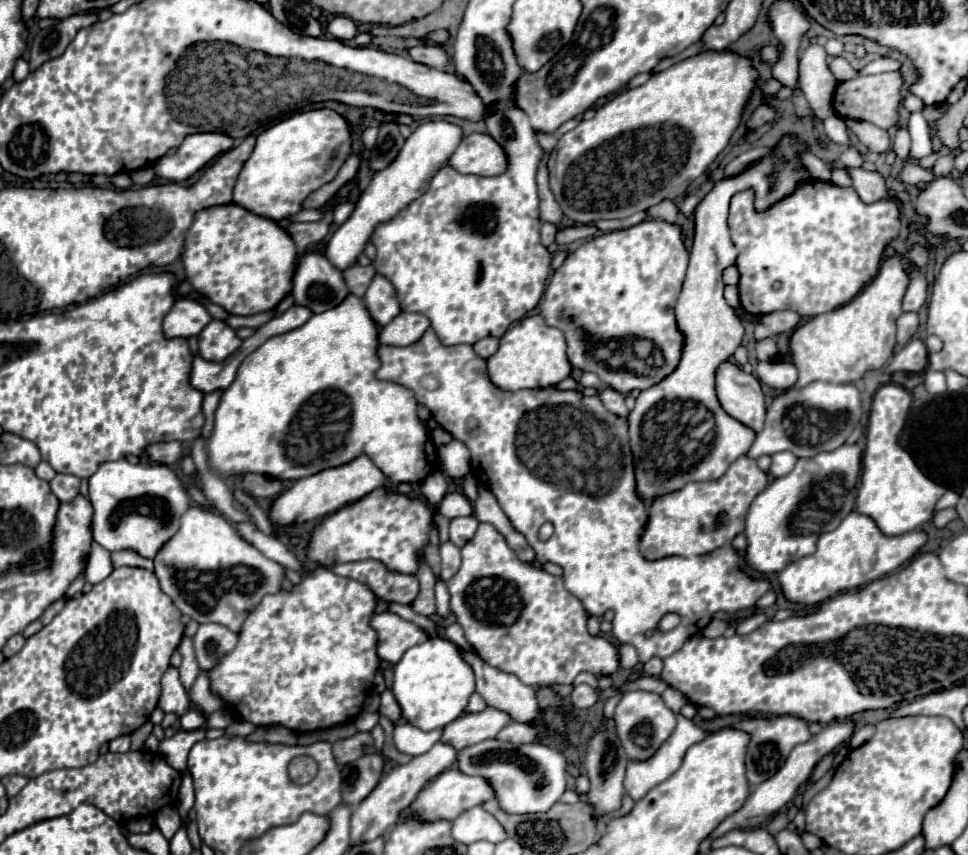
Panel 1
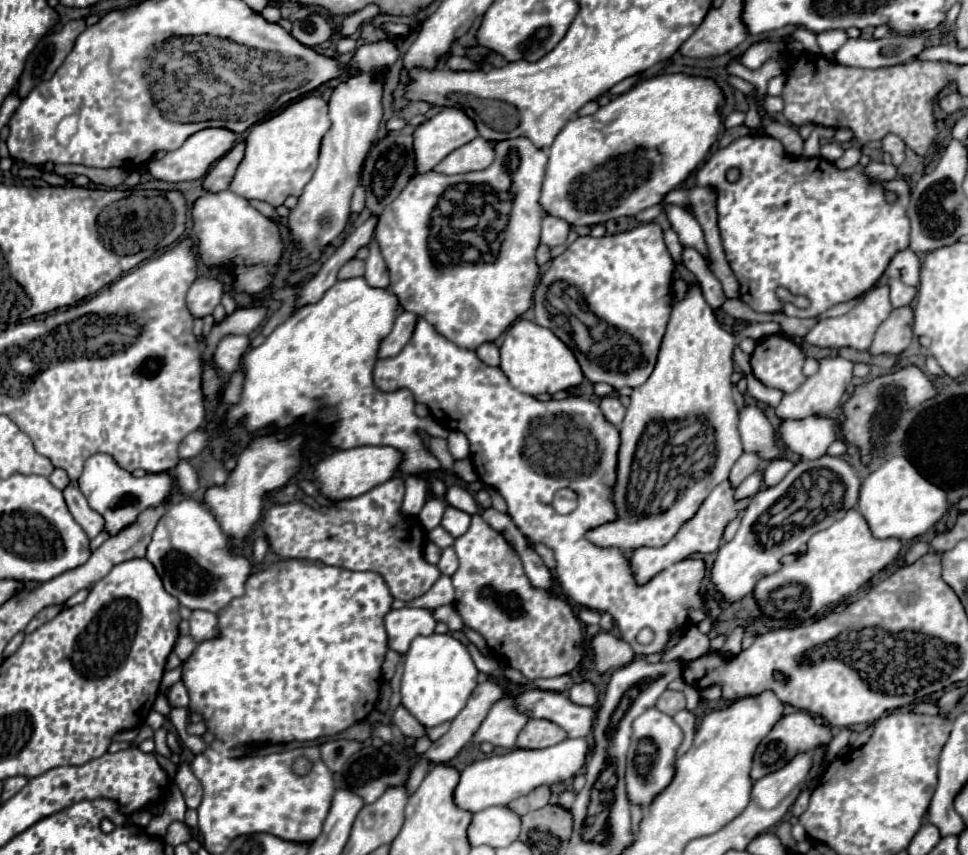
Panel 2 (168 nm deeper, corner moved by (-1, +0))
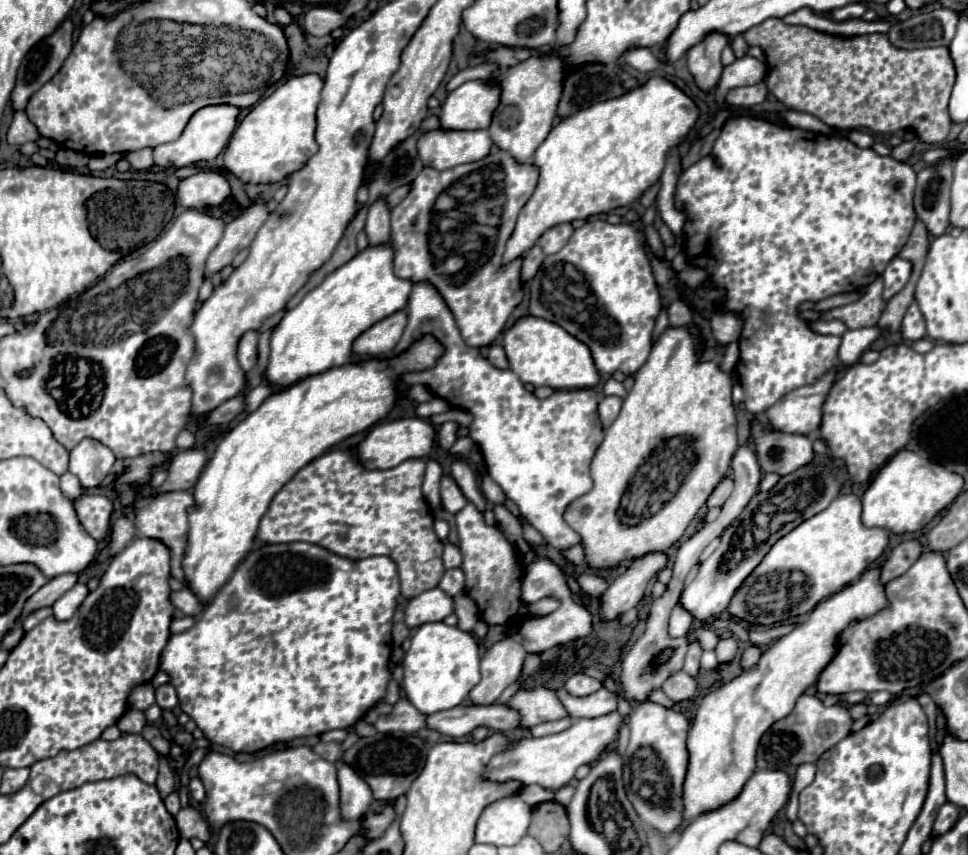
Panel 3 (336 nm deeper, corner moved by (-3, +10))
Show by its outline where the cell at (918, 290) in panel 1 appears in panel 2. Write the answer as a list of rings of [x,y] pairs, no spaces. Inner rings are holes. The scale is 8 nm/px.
[[[888,279],[890,283],[890,299],[892,299],[892,305],[894,307],[904,307],[904,305],[910,305],[916,297],[916,287],[910,287],[910,285],[904,285],[902,281],[898,279]]]

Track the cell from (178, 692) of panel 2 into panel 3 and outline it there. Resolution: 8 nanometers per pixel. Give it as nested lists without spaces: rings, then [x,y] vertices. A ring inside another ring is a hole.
[[[164,683],[160,687],[156,687],[156,705],[162,711],[172,711],[178,705],[178,697],[176,697],[176,689],[170,683]]]

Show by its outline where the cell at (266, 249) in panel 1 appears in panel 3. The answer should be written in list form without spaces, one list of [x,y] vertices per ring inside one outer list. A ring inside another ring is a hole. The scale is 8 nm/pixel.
[[[196,173],[186,179],[180,179],[176,201],[186,209],[208,209],[208,207],[226,207],[236,209],[228,181],[220,173]]]

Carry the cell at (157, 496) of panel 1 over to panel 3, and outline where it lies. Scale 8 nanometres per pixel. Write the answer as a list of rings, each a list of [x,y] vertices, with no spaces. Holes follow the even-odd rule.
[[[82,439],[70,449],[68,471],[74,473],[86,489],[94,489],[112,469],[114,453],[96,439]]]

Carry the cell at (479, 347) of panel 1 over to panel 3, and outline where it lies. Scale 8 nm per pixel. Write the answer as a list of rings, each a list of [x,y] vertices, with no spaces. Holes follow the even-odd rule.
[[[490,345],[488,351],[486,351],[486,355],[488,355],[488,361],[490,361],[494,367],[498,367],[498,369],[508,369],[508,359],[506,359],[506,353],[504,353],[504,349],[502,349],[500,345]]]

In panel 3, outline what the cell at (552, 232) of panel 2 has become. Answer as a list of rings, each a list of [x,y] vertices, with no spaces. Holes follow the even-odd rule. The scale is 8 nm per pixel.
[[[564,223],[564,225],[556,225],[552,229],[548,229],[540,239],[538,239],[538,245],[542,247],[542,251],[546,255],[552,255],[552,253],[558,253],[566,243],[568,239],[572,237],[574,229],[570,223]]]

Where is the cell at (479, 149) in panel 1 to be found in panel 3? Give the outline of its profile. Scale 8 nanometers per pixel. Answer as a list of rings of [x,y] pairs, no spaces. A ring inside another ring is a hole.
[[[434,129],[424,131],[418,141],[418,157],[424,167],[450,169],[462,163],[480,161],[490,153],[492,139],[484,129],[478,131],[452,131]]]

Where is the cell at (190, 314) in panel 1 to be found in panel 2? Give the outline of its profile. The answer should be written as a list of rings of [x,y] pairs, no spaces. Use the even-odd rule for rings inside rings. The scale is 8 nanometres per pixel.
[[[198,279],[188,291],[186,307],[192,313],[194,319],[204,319],[206,315],[212,315],[214,307],[222,299],[222,283],[216,279]]]

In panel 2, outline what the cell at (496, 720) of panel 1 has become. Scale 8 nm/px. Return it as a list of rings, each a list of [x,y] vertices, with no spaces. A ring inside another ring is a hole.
[[[502,699],[490,707],[486,719],[474,733],[472,743],[480,745],[488,741],[494,747],[514,749],[518,731],[526,725],[526,721],[528,721],[526,715],[518,715],[518,711],[514,711],[514,705],[510,699]]]

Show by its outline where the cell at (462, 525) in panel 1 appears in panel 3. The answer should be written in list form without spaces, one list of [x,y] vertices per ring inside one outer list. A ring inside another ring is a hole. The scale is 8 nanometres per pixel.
[[[444,475],[440,481],[440,499],[444,509],[450,513],[458,513],[468,503],[468,499],[464,497],[464,493],[450,475]]]

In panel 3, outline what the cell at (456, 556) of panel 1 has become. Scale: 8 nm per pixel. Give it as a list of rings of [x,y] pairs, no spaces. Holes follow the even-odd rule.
[[[448,543],[446,547],[444,547],[444,567],[446,569],[454,569],[454,567],[460,567],[462,565],[462,555],[460,555],[460,549],[456,547],[456,545],[452,545],[452,543]]]

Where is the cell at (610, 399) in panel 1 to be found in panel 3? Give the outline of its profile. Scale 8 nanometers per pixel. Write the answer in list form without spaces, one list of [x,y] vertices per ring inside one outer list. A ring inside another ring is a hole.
[[[604,397],[598,403],[598,415],[600,415],[602,429],[608,429],[608,425],[612,425],[612,421],[620,413],[620,405],[622,405],[622,399],[620,397]]]

